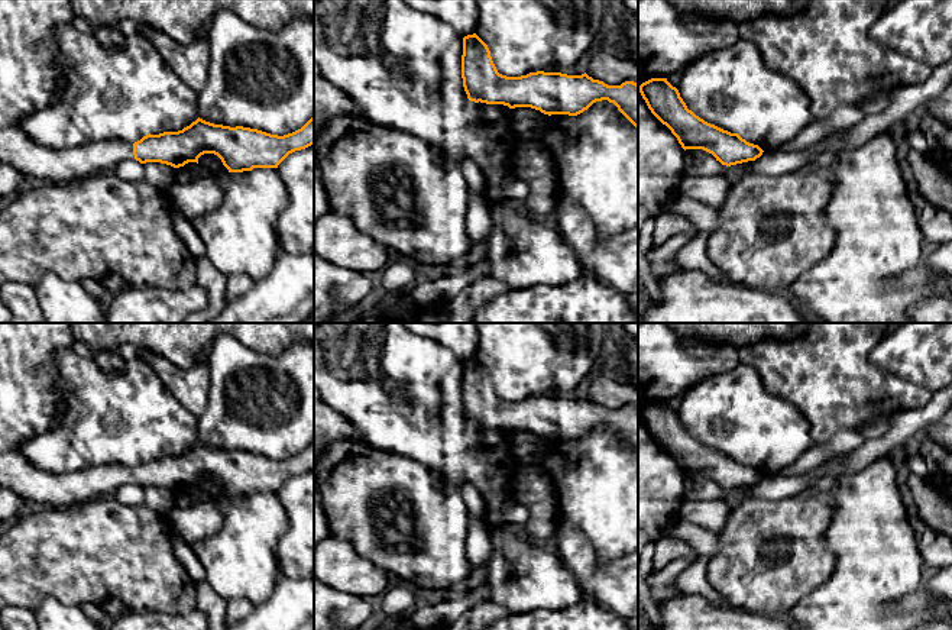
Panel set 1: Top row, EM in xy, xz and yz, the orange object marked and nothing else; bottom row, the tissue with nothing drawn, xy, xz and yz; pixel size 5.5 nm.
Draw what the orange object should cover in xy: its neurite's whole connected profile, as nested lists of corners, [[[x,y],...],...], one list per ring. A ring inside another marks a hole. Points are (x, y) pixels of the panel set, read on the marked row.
[[[314,116],[298,130],[278,136],[243,126],[223,126],[197,119],[178,132],[146,135],[130,143],[120,139],[93,140],[69,149],[55,149],[36,143],[20,126],[0,129],[0,164],[9,164],[27,177],[48,180],[52,184],[68,184],[74,180],[91,177],[100,172],[114,172],[124,159],[136,159],[140,164],[161,162],[174,168],[188,162],[197,162],[204,154],[217,155],[229,172],[252,171],[253,168],[278,168],[292,152],[314,145]]]

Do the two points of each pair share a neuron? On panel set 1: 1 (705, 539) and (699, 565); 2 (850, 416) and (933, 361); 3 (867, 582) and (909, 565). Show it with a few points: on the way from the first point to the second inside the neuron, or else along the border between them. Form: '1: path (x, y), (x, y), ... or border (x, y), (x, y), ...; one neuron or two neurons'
1: path (705, 545), (703, 559); one neuron
2: border (874, 364), (903, 380), (920, 384), (932, 393); two neurons
3: path (877, 581), (890, 568), (899, 568); one neuron

